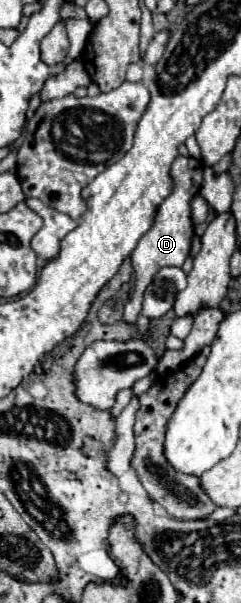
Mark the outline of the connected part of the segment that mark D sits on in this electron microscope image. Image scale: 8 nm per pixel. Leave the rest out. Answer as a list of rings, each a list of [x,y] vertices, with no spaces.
[[[177,156],[175,162],[171,164],[171,180],[173,180],[173,190],[171,194],[157,206],[153,226],[149,232],[139,240],[137,248],[131,252],[131,262],[135,270],[135,290],[125,306],[125,322],[135,322],[139,312],[141,312],[141,300],[143,292],[153,280],[153,276],[165,268],[165,266],[177,266],[181,268],[185,258],[189,256],[191,250],[191,240],[193,240],[193,222],[191,222],[191,198],[199,192],[203,184],[203,164],[191,156]]]

